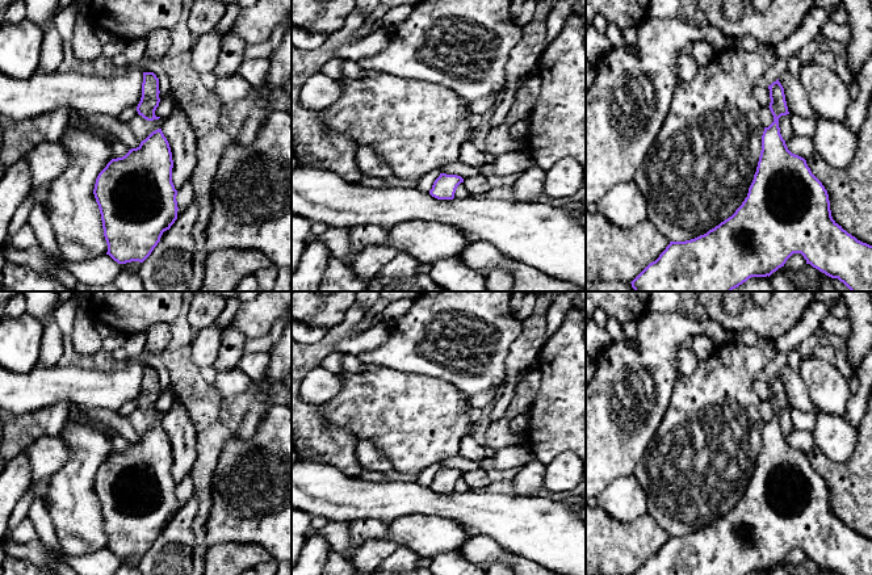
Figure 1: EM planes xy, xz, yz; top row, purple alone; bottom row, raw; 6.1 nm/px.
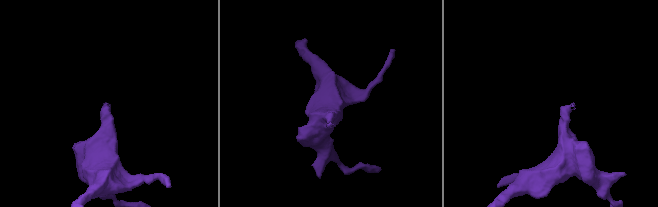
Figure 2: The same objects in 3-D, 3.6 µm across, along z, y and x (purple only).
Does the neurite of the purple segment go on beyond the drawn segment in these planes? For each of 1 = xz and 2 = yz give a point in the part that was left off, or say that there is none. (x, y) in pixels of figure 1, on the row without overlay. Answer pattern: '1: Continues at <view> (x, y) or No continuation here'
1: No continuation here
2: No continuation here

